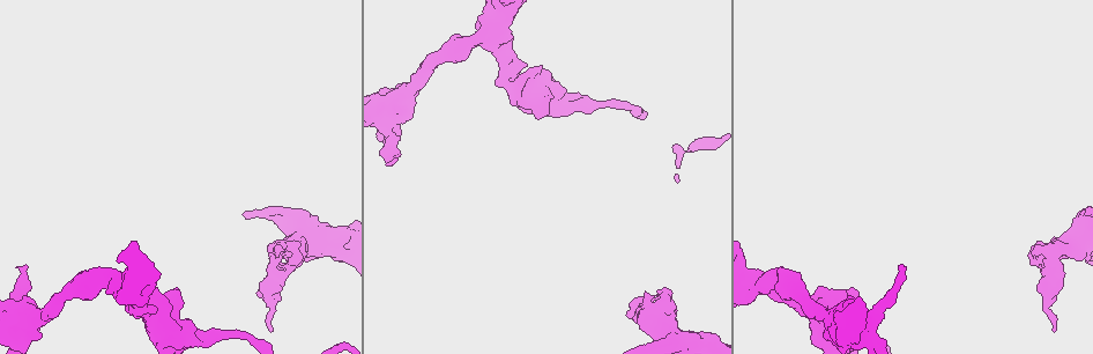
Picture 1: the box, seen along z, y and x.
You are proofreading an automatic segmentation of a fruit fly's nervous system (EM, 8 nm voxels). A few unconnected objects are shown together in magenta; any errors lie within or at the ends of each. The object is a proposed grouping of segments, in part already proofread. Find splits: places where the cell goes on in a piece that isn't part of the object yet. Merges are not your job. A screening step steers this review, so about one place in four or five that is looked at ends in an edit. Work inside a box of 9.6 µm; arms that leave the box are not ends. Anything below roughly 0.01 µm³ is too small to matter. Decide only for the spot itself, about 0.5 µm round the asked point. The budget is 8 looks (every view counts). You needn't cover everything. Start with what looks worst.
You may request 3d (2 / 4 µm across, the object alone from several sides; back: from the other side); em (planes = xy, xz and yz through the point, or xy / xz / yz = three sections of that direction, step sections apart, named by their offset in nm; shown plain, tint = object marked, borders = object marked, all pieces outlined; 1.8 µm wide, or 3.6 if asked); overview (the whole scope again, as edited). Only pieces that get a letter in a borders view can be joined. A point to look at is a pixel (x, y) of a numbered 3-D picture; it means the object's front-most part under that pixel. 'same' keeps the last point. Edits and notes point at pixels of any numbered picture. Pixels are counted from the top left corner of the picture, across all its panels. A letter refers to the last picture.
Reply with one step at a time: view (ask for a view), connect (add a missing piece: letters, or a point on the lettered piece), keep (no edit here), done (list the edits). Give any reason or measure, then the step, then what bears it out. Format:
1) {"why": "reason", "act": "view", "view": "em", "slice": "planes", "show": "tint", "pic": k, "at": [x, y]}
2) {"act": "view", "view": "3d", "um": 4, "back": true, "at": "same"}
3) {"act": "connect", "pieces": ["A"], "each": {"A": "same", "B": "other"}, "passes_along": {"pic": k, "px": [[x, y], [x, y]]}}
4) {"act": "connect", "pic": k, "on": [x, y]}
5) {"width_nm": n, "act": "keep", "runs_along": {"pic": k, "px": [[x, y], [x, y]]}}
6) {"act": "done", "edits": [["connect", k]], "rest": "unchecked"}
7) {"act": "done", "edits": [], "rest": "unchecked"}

{"why": "thin end", "act": "view", "view": "3d", "um": 2, "pic": 1, "at": [905, 268]}

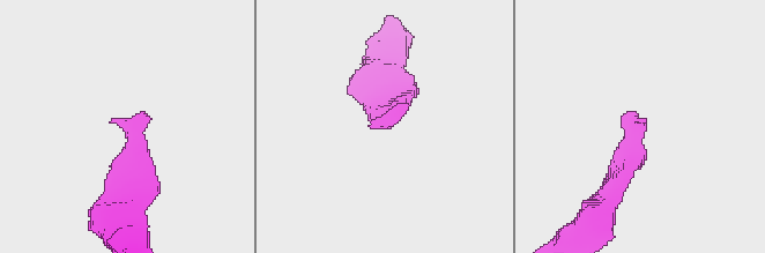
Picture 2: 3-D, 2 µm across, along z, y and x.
{"why": "shape alone is not enough", "act": "view", "view": "em", "slice": "xy", "step": 16, "show": "tint", "pic": 2, "at": [644, 120]}

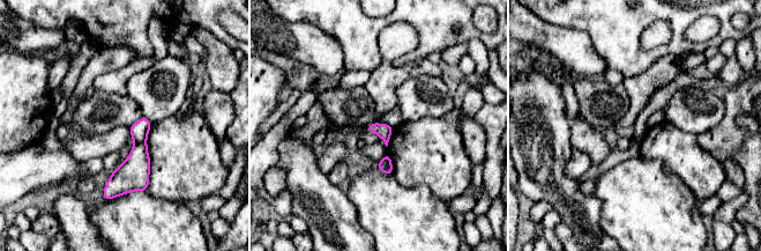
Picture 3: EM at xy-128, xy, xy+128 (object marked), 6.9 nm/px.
{"why": "another direction", "act": "view", "view": "em", "slice": "planes", "show": "borders", "at": "same"}

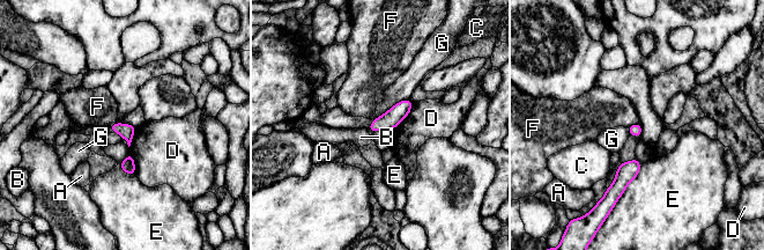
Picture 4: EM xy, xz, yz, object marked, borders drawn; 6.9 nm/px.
{"act": "keep", "each": {"A": "other", "B": "other", "C": "other", "D": "other", "E": "other", "F": "other", "G": "other"}, "border": {"pic": 4, "px": [[637, 122], [628, 127]]}, "found": "none of them fits"}

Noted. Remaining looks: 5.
{"why": "sudden change in width", "act": "view", "view": "3d", "um": 4, "pic": 1, "at": [491, 41]}

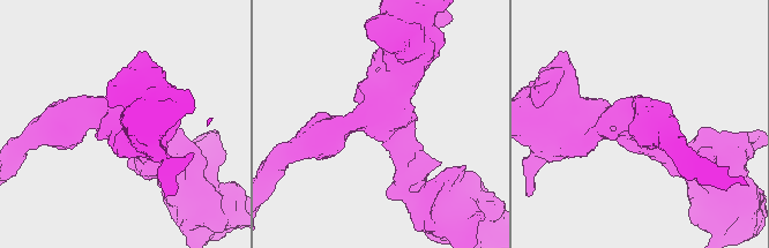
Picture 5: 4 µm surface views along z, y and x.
{"why": "need the tissue", "act": "view", "view": "em", "slice": "planes", "show": "borders", "pic": 5, "at": [382, 122]}

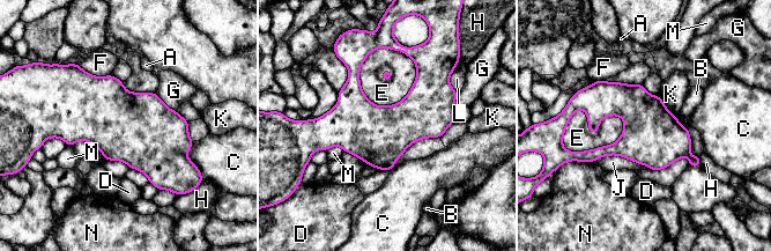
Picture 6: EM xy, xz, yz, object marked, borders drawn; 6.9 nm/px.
{"act": "keep", "each": {"A": "other", "B": "other", "C": "other", "D": "other", "E": "other", "F": "other", "G": "other", "H": "other", "J": "other", "K": "other", "L": "other", "M": "other", "N": "other"}, "border": {"pic": 6, "px": [[623, 119], [612, 144], [569, 152]]}, "found": "none of them fits"}

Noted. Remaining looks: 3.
{"why": "stops while still wide", "act": "view", "view": "em", "slice": "xz", "step": 8, "show": "borders", "pic": 1, "at": [645, 292]}

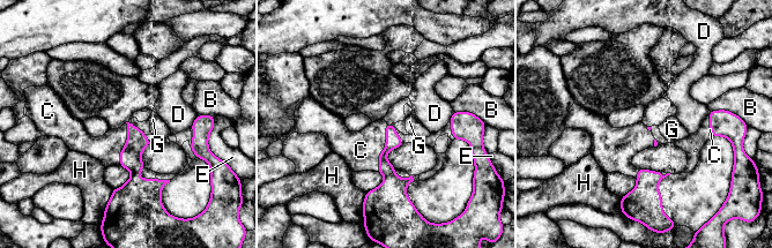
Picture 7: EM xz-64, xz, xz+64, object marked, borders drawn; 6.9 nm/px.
{"act": "connect", "pic": 7, "on": [361, 150], "each": {"B": "other", "C": "same", "D": "other", "E": "other", "G": "other", "H": "other"}, "found": "it goes on there"}

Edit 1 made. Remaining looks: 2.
{"act": "done", "edits": [["connect", 7]], "rest": "unchecked"}

